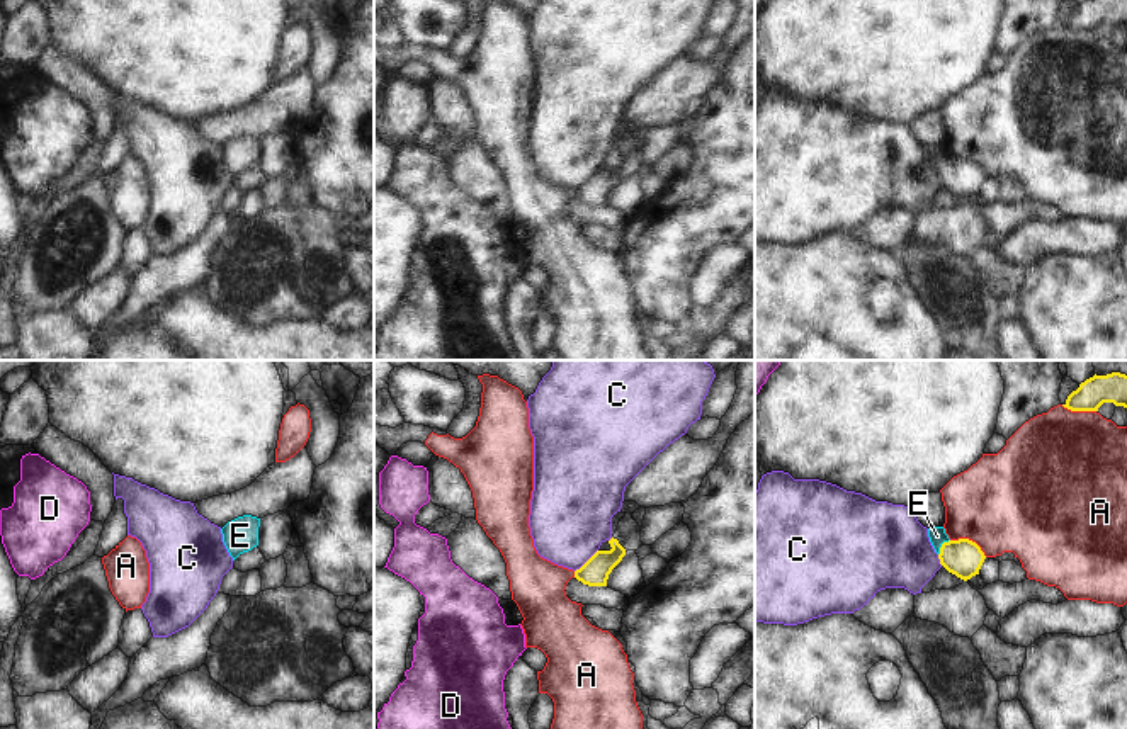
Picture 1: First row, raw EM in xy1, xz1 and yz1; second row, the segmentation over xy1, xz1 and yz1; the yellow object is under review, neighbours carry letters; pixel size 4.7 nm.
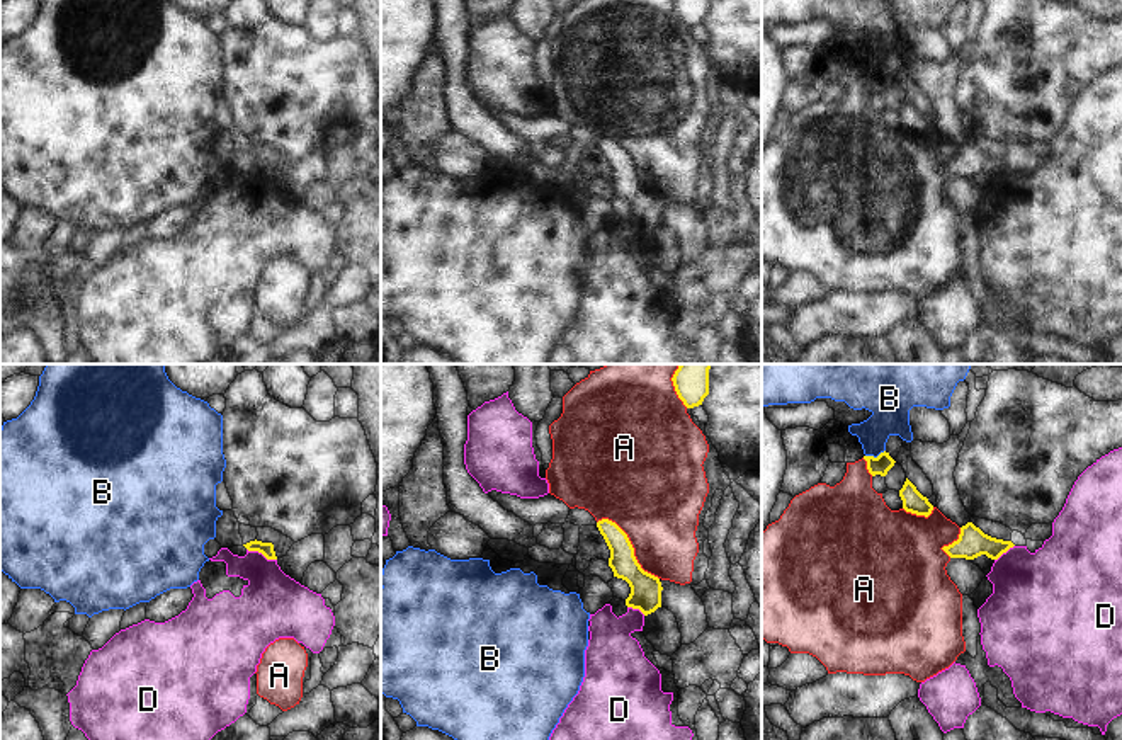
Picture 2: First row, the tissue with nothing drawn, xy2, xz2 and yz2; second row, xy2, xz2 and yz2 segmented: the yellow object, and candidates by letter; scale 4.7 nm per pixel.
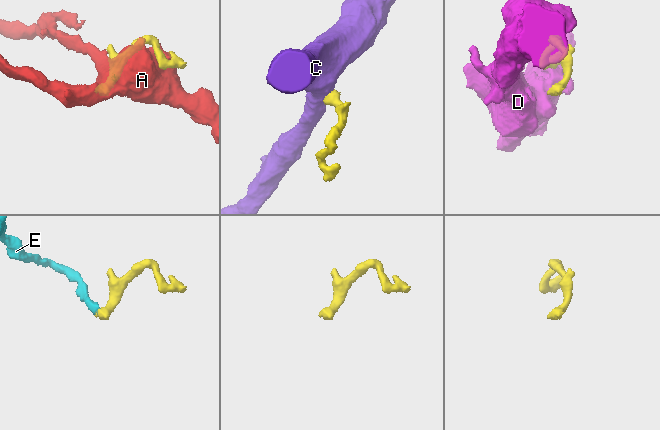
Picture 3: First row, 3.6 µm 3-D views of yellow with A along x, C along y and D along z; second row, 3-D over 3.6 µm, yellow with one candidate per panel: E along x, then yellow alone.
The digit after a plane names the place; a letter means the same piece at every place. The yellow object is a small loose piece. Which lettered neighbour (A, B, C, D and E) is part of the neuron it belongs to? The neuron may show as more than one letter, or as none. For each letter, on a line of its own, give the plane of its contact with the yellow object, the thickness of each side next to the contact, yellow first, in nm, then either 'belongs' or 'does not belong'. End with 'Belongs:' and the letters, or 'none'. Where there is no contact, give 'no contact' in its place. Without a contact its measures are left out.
A: meets yellow in xz2; 140 nm thick on the yellow side, 420 nm on the other; does not belong
B: meets yellow in yz2; 90 nm thick on the yellow side, 180 nm on the other; does not belong
C: meets yellow in xz1; 130 nm thick on the yellow side, 380 nm on the other; does not belong
D: meets yellow in xy2; 60 nm thick on the yellow side, 300 nm on the other; does not belong
E: meets yellow in yz1; 180 nm thick on the yellow side, 80 nm on the other; belongs
Belongs: E

